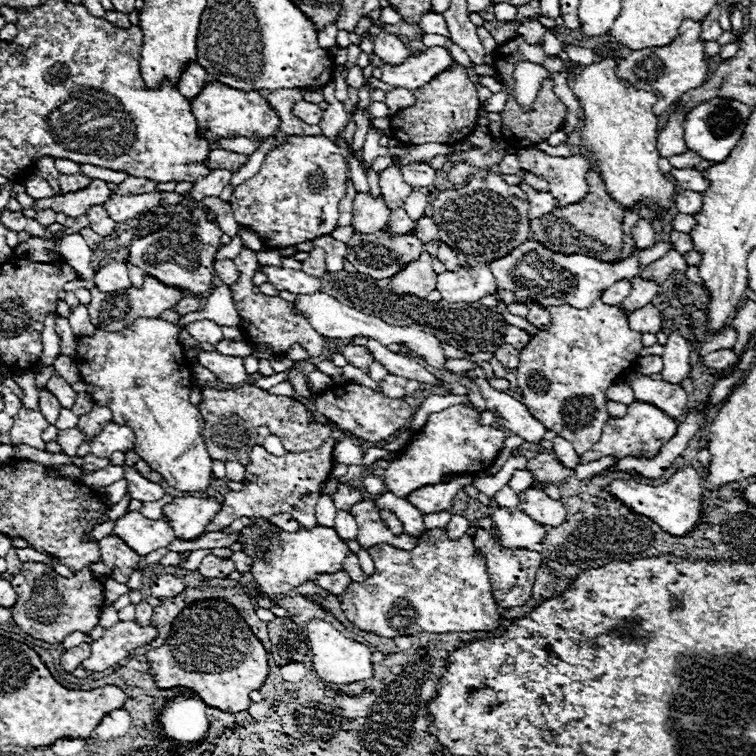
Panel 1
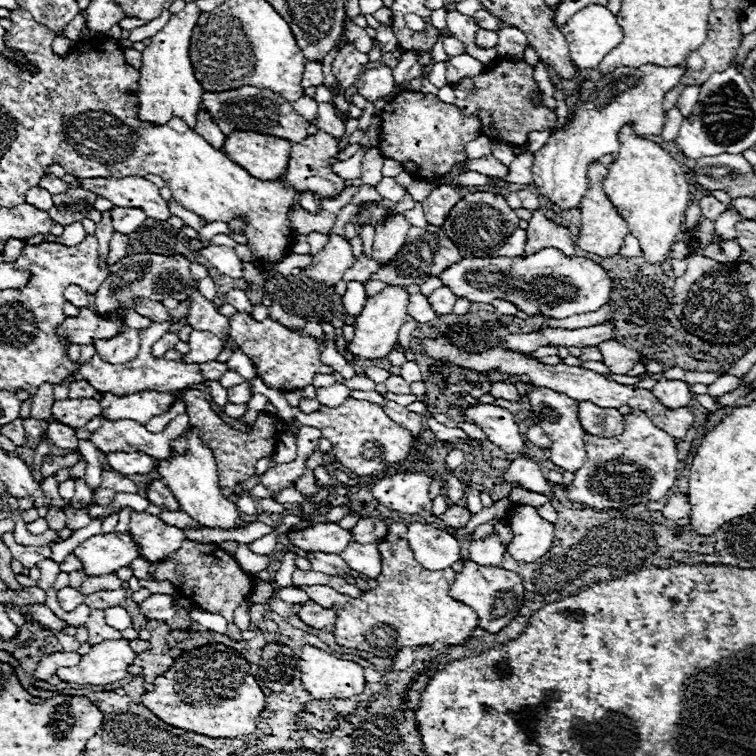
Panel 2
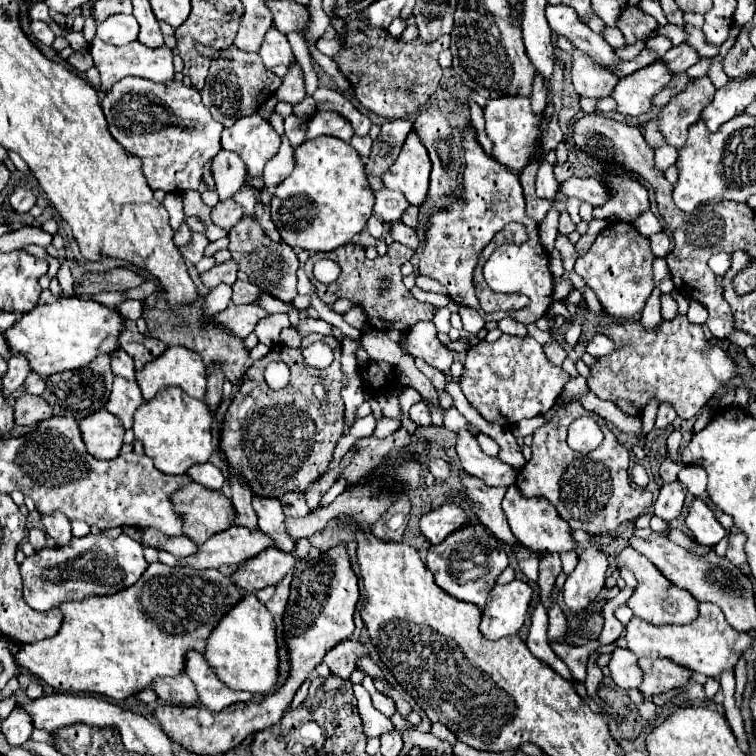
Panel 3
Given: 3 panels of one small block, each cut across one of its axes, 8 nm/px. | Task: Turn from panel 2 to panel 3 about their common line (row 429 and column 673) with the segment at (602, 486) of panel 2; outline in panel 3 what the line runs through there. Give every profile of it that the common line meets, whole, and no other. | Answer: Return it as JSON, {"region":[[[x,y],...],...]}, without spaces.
{"region":[[[708,602],[700,604],[698,620],[684,626],[676,626],[676,624],[654,626],[634,616],[628,622],[626,640],[628,640],[628,650],[632,650],[638,658],[672,658],[676,664],[702,672],[710,678],[720,678],[720,674],[728,670],[732,672],[738,660],[742,658],[742,654],[754,642],[750,634],[736,632],[734,628],[730,628],[722,610],[716,604],[708,604]]]}

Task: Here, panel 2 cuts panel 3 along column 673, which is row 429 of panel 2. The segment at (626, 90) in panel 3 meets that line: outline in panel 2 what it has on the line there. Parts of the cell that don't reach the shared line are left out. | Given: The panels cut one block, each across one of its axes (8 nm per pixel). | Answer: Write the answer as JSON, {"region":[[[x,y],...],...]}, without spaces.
{"region":[[[94,398],[56,400],[56,404],[52,408],[52,418],[74,430],[86,426],[96,416],[102,416],[102,406]]]}

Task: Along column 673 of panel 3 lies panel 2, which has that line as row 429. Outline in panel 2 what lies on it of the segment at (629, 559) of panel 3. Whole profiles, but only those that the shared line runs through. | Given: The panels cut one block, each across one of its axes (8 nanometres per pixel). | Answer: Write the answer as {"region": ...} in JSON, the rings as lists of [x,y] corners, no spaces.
{"region":[[[592,402],[578,404],[578,420],[582,428],[594,436],[610,438],[624,432],[622,414],[616,408],[598,408]]]}

